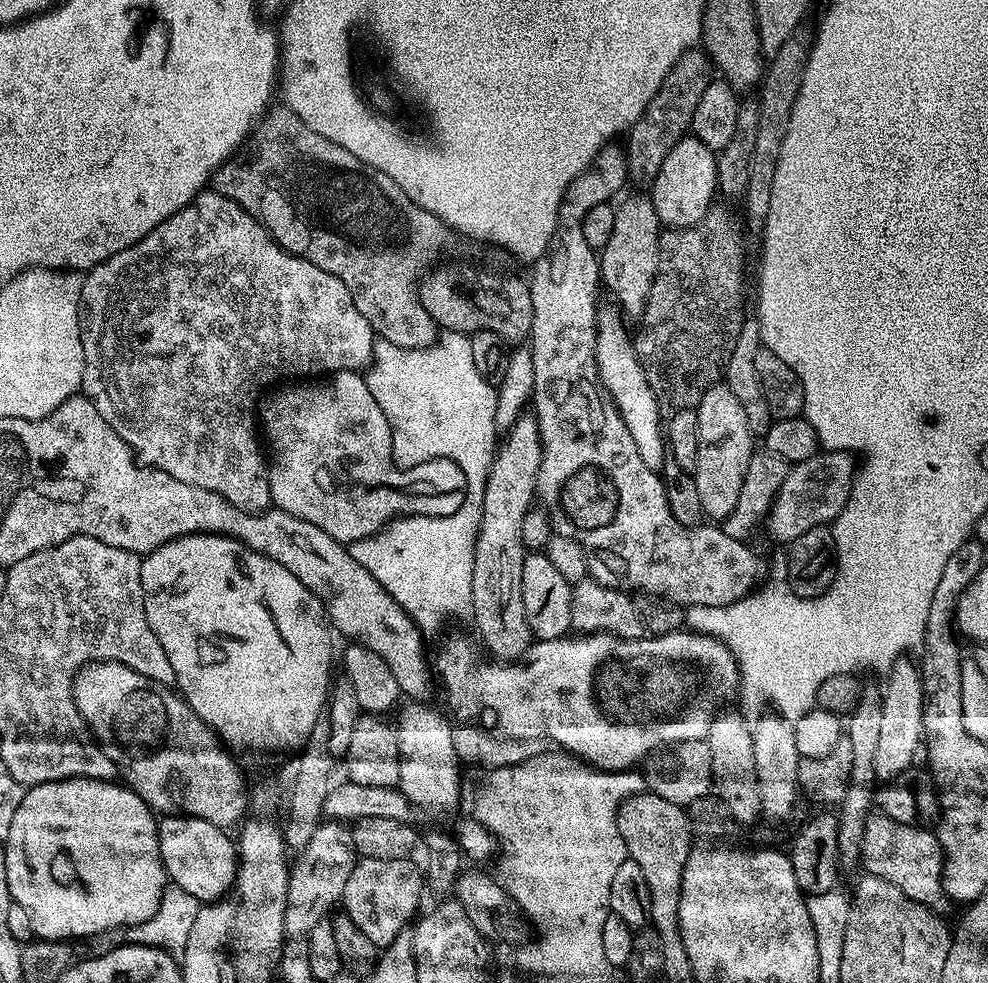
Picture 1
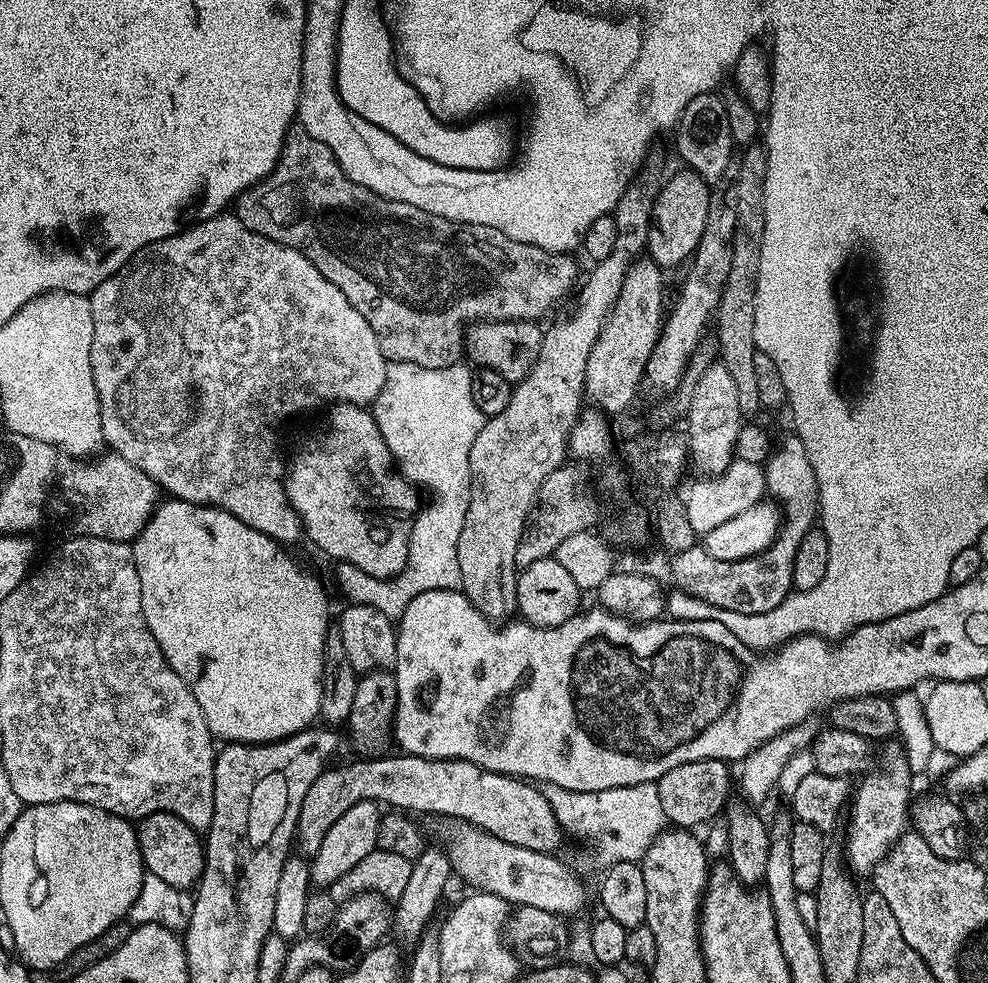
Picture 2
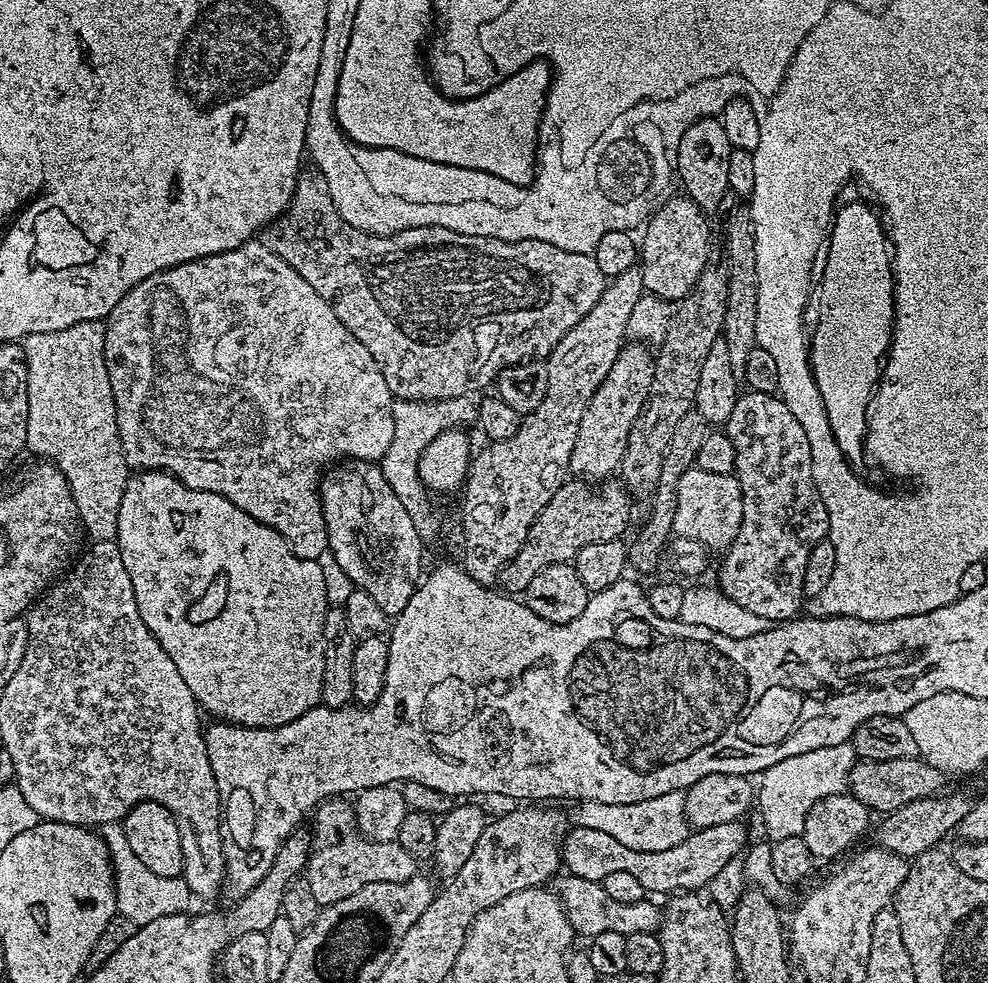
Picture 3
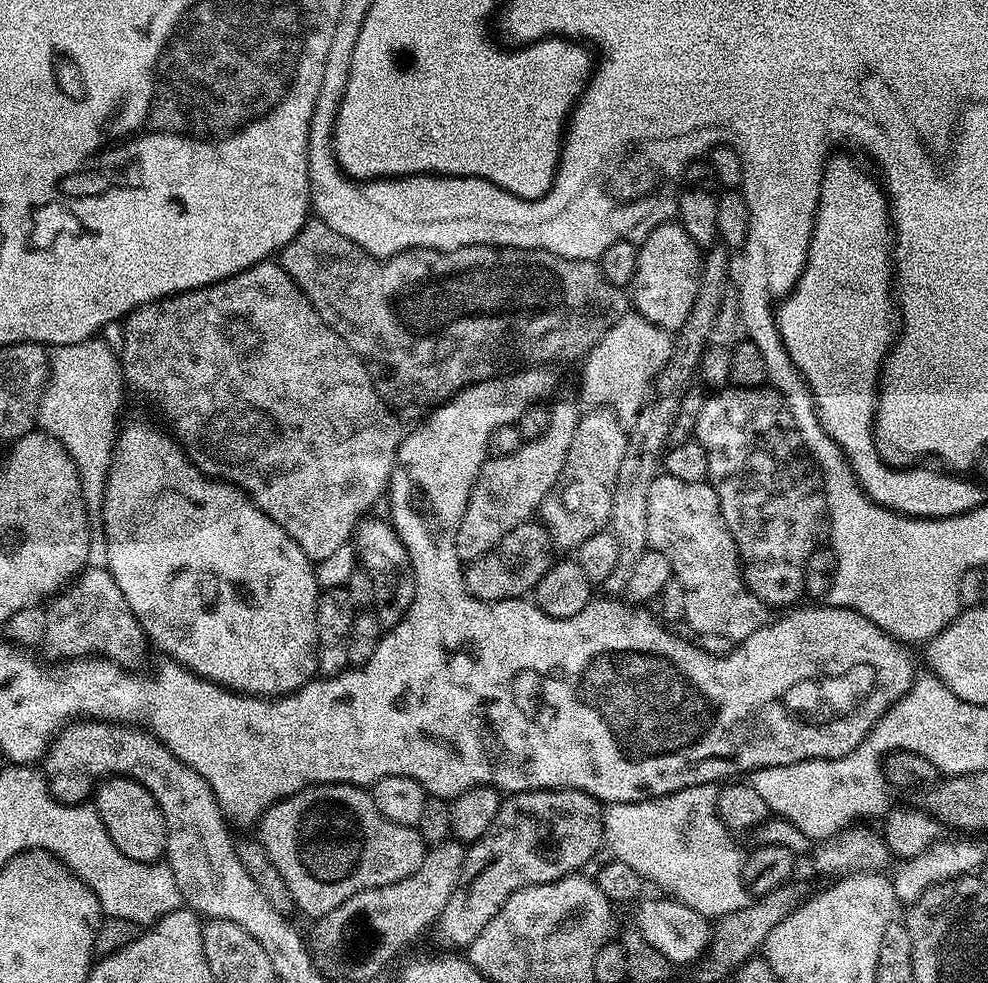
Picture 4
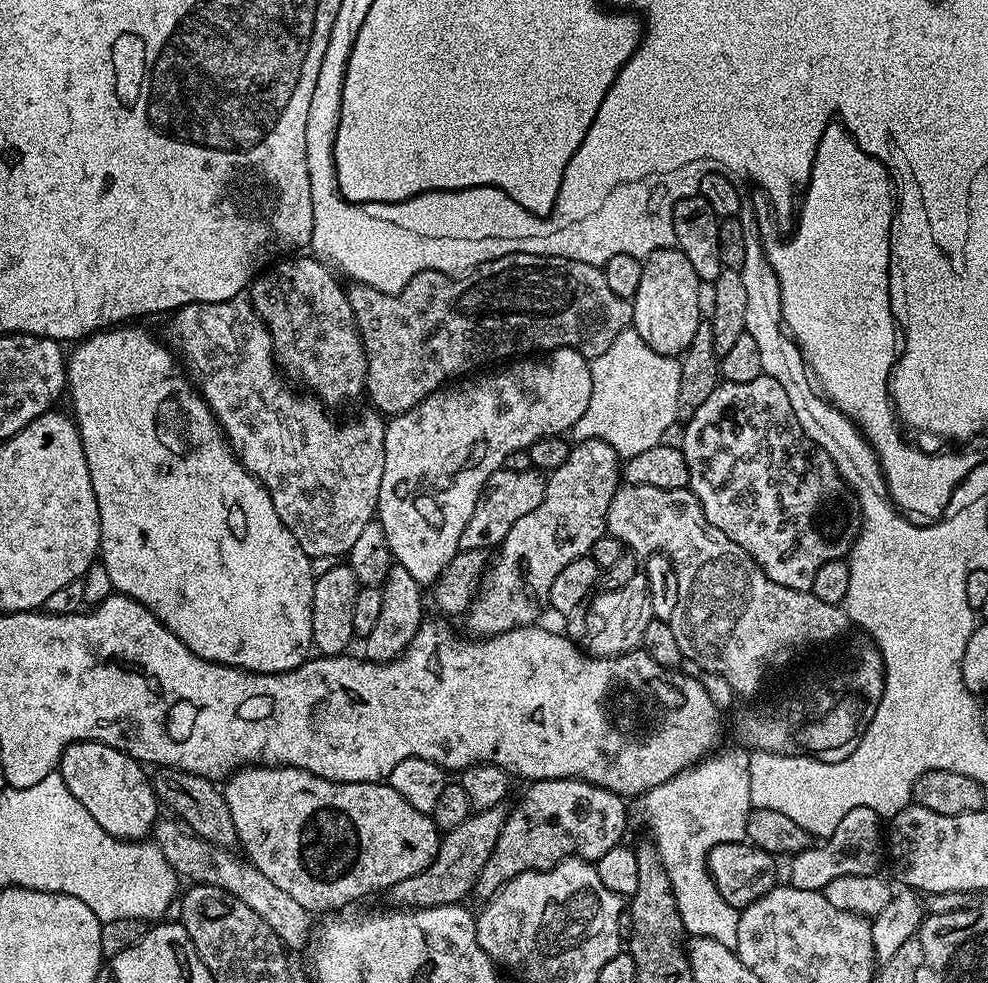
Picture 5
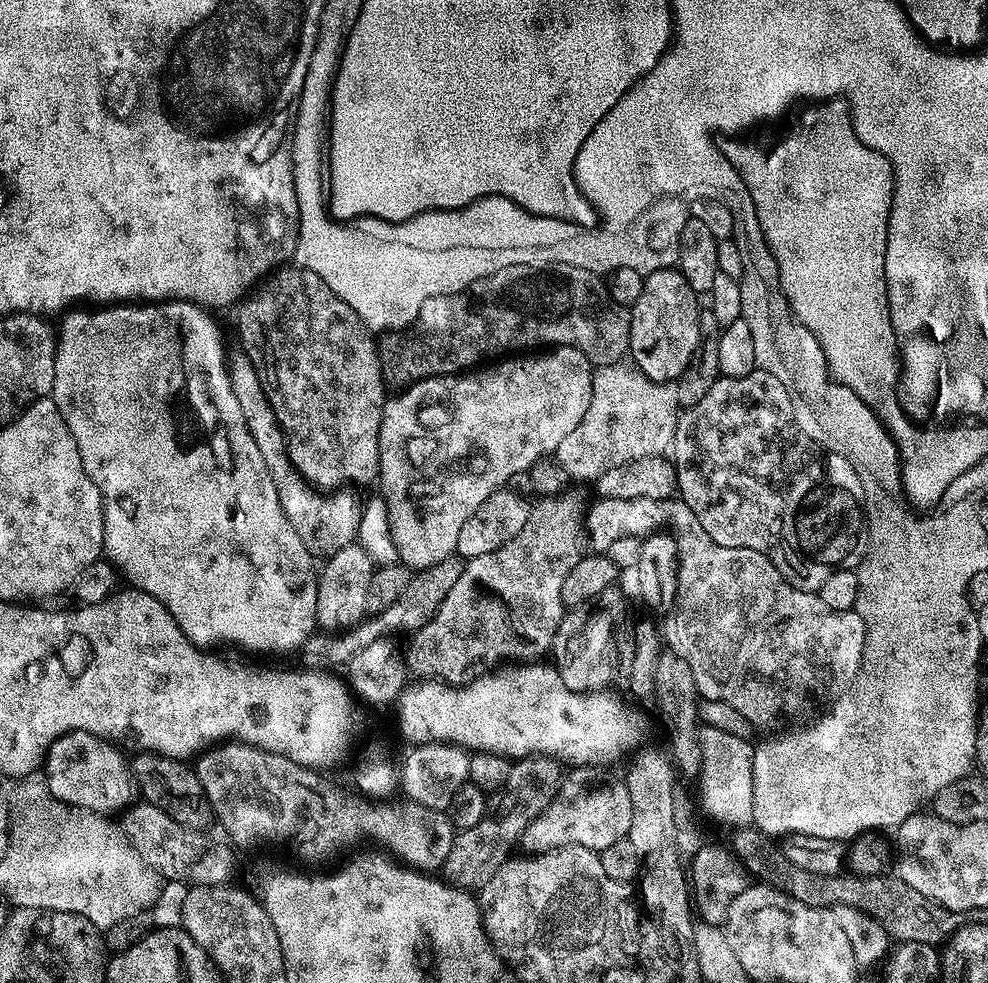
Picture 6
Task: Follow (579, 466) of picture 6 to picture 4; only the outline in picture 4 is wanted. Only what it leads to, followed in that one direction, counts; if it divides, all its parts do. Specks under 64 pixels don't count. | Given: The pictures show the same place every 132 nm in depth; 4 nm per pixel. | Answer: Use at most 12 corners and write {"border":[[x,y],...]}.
{"border":[[637,312],[585,356],[579,399],[633,419],[672,353]]}

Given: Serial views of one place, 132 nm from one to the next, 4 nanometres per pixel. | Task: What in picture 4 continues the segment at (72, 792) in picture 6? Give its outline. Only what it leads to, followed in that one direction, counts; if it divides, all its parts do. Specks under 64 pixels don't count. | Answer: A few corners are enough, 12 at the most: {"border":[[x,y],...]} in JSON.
{"border":[[128,776],[96,785],[118,850],[155,864],[168,846],[158,802]]}

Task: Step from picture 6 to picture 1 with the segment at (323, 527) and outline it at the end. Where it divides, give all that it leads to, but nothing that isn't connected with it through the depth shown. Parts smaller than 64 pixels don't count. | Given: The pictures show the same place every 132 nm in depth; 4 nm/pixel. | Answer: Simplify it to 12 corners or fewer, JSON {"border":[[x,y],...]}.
{"border":[[200,192],[87,269],[82,392],[272,504],[275,380],[360,372],[334,274]]}

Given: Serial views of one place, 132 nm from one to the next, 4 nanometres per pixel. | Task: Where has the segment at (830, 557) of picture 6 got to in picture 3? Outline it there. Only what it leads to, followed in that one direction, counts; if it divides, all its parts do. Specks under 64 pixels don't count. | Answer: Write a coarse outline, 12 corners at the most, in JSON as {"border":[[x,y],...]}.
{"border":[[779,395],[736,397],[747,495],[718,588],[769,622],[805,603],[828,515]]}

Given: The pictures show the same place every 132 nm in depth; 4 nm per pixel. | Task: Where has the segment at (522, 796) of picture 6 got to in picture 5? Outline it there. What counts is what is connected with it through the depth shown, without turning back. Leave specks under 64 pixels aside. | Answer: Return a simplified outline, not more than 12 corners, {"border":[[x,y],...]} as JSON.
{"border":[[504,804],[443,833],[434,862],[388,889],[402,908],[467,901],[502,834]]}

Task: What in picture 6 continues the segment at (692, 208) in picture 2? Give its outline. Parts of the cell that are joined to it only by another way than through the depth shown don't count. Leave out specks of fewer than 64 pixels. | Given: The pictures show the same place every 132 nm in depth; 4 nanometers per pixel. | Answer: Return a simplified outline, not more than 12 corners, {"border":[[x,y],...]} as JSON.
{"border":[[675,267],[645,275],[628,350],[676,382],[700,344],[697,292]]}

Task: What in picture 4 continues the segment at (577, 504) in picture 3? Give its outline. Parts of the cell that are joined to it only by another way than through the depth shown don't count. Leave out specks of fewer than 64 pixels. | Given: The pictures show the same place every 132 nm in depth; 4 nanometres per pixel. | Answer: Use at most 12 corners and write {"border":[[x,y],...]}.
{"border":[[548,529],[510,530],[464,568],[479,600],[527,597],[554,563]]}

